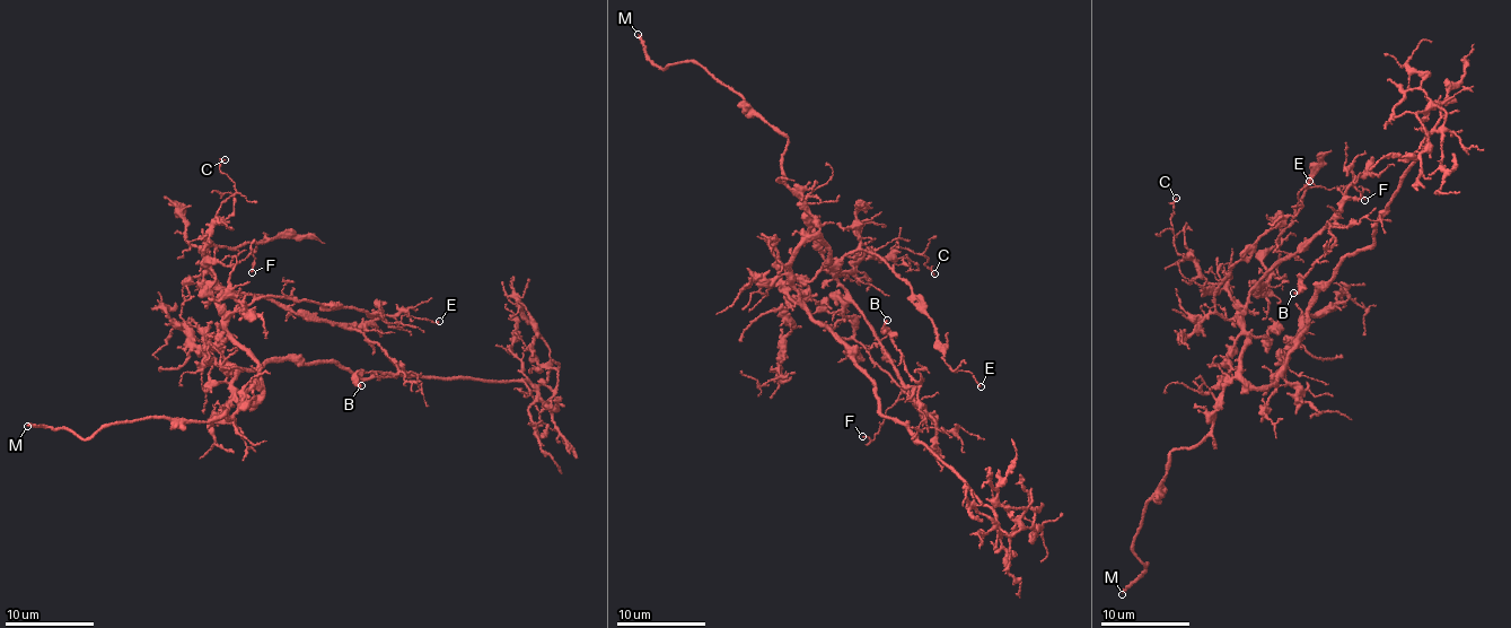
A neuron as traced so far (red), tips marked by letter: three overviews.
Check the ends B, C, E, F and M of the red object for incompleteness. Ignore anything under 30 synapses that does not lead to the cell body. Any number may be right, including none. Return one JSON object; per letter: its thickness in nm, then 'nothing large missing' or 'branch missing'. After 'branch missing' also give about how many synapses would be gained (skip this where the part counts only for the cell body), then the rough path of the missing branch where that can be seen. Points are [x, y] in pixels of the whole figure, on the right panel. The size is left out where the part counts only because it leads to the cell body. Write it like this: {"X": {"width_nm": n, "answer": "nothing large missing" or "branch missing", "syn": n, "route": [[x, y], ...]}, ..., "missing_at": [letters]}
{"B": {"width_nm": 170, "answer": "nothing large missing"}, "C": {"width_nm": 150, "answer": "nothing large missing"}, "E": {"width_nm": 120, "answer": "nothing large missing"}, "F": {"width_nm": 120, "answer": "nothing large missing"}, "M": {"width_nm": 160, "answer": "branch missing"}, "missing_at": ["M"]}

